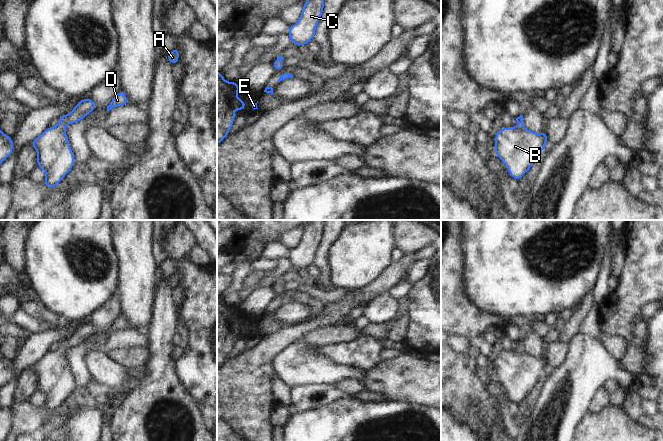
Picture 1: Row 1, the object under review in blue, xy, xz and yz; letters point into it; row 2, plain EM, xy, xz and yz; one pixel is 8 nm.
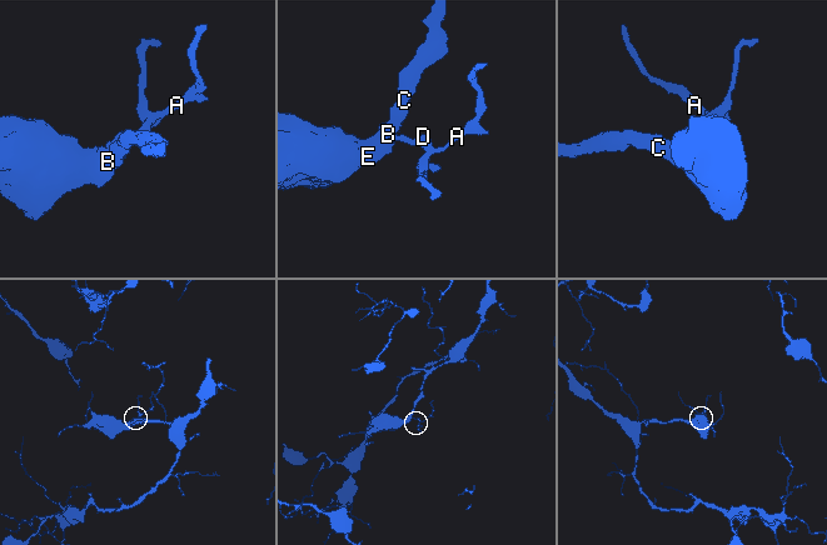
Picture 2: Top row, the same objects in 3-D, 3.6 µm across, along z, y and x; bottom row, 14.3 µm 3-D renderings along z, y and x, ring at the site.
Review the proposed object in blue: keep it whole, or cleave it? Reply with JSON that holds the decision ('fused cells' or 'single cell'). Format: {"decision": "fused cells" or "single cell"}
{"decision": "single cell"}

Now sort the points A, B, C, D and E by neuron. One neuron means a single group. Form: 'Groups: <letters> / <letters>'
Groups: A B C D E.

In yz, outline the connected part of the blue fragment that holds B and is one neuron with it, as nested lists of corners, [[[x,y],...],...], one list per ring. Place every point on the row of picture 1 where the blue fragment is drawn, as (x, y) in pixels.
[[[523,115],[516,118],[518,127],[503,127],[495,133],[495,154],[503,161],[511,177],[518,181],[532,167],[548,141],[546,132],[533,132],[525,128]]]

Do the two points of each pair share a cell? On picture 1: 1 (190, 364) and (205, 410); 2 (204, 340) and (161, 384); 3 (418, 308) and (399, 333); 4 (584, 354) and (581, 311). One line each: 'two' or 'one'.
1: two
2: two
3: two
4: two

